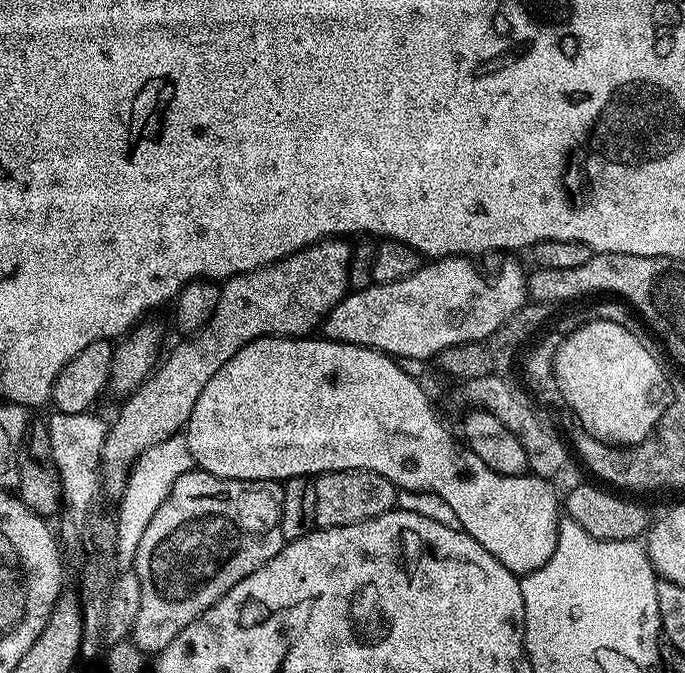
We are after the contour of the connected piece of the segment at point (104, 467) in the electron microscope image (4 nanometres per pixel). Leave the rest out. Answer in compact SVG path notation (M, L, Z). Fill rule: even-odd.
M325 238L319 240L317 244L309 244L307 248L301 250L301 252L293 252L292 255L286 257L284 260L275 260L274 263L268 264L265 268L253 268L250 272L244 272L240 276L230 276L227 280L223 281L220 289L220 297L218 298L218 306L214 310L214 314L210 318L210 322L205 328L200 329L199 332L189 335L172 353L165 355L163 359L159 361L158 367L153 371L152 375L127 397L128 400L120 408L120 413L117 414L113 420L110 420L108 424L108 437L106 442L102 446L102 462L100 463L100 474L102 477L102 488L105 493L108 492L112 496L119 497L124 491L124 484L128 480L128 473L131 472L133 466L136 465L136 460L146 450L150 450L150 446L154 446L158 442L162 442L166 438L177 435L187 425L190 414L194 410L194 402L198 402L198 394L202 394L202 390L206 386L206 382L210 382L210 378L214 378L214 374L218 374L218 370L222 370L222 366L226 362L230 362L230 358L234 358L234 354L238 354L238 350L242 350L242 346L246 346L250 342L254 342L258 338L263 336L286 336L289 338L304 338L312 332L321 327L322 321L327 316L328 311L337 304L340 300L343 300L346 293L349 291L350 285L348 285L348 263L352 260L352 248L347 239L344 238Z

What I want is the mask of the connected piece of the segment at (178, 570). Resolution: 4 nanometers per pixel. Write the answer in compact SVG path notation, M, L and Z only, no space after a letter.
M203 470L182 474L170 490L166 502L158 506L150 526L146 526L138 541L138 552L134 554L131 571L136 573L138 586L142 588L142 606L130 633L132 643L146 654L158 654L190 622L194 622L214 602L218 602L242 578L250 578L254 570L266 566L274 554L285 546L282 534L282 498L284 486L279 480L231 480L218 478Z

